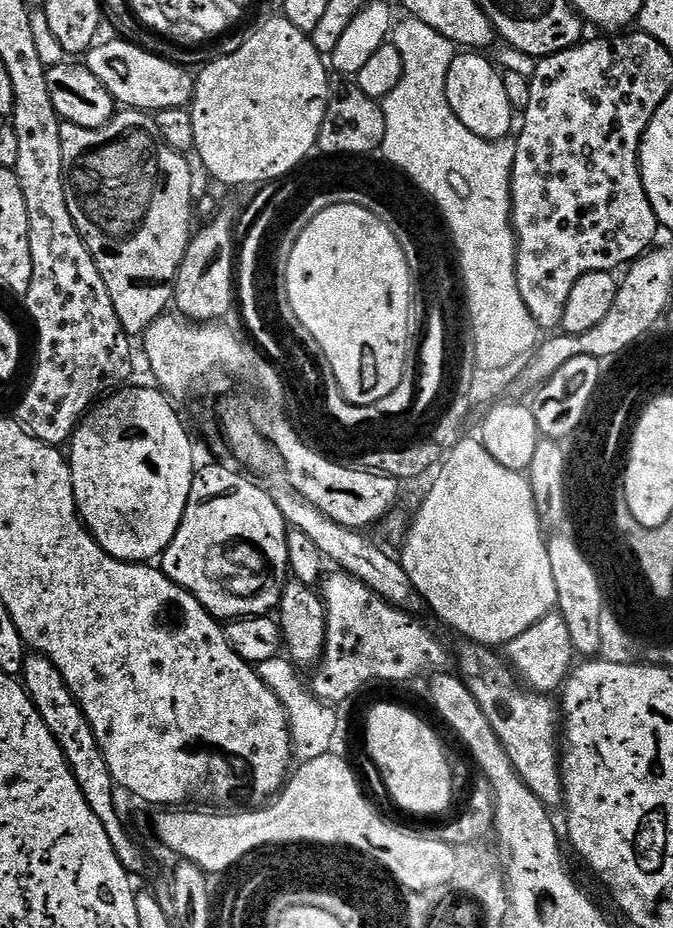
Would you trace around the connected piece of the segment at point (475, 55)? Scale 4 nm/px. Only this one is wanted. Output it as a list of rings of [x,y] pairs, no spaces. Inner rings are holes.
[[[460,52],[447,72],[447,100],[464,126],[484,140],[507,139],[514,113],[506,96],[503,75],[478,52]]]

